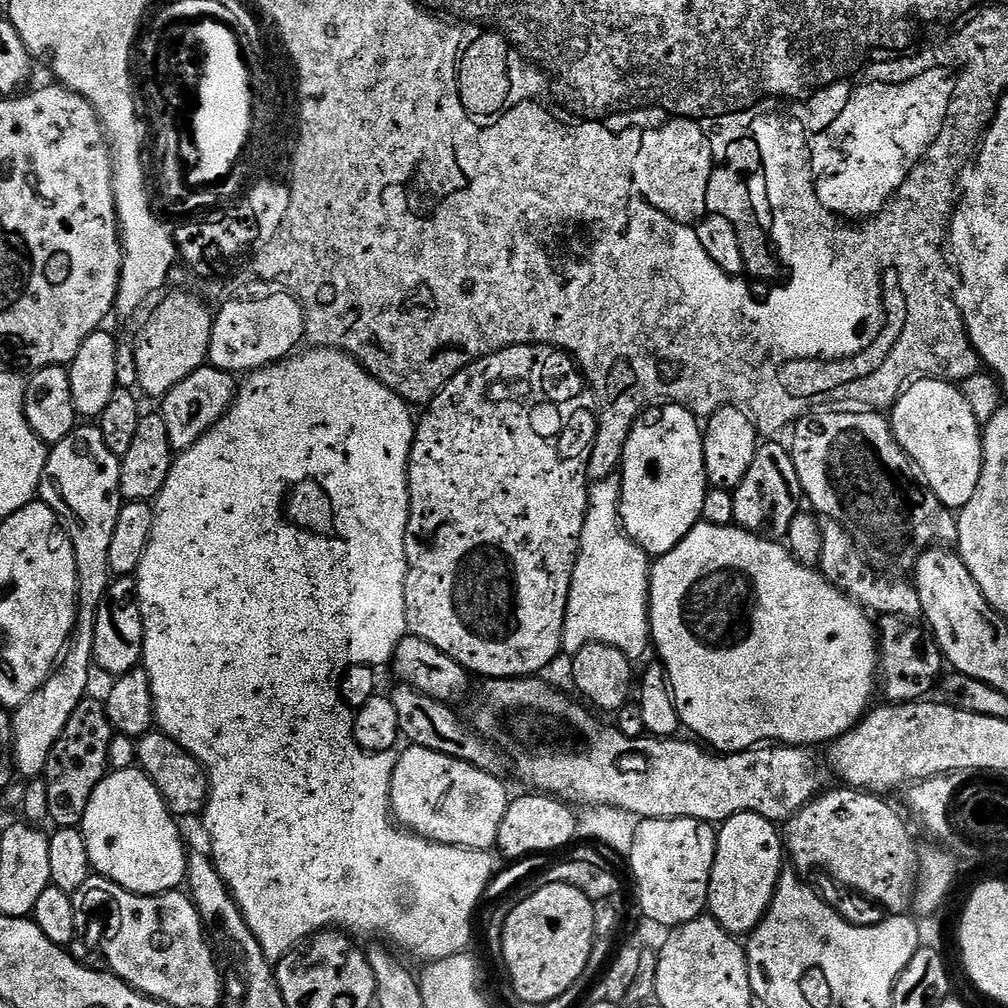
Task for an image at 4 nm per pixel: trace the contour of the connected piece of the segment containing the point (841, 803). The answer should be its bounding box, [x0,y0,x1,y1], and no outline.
[782,786,918,913]

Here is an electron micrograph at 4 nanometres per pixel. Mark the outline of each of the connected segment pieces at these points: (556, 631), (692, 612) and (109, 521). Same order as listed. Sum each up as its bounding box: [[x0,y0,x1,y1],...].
[[406,344,598,680],[648,523,878,754],[11,426,122,778]]

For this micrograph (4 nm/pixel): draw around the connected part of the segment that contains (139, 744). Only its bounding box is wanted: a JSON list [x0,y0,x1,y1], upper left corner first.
[136,730,208,818]

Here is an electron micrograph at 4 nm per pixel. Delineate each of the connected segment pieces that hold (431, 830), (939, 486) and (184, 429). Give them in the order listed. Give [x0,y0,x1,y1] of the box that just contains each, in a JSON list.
[[390,746,510,849],[890,378,984,510],[159,366,238,453]]

